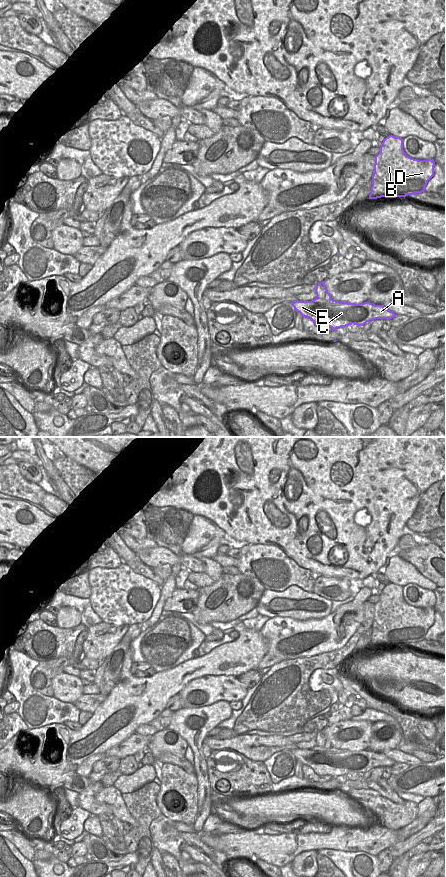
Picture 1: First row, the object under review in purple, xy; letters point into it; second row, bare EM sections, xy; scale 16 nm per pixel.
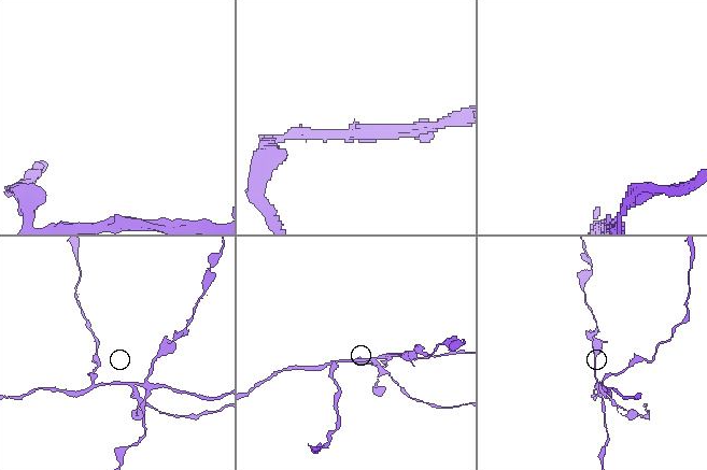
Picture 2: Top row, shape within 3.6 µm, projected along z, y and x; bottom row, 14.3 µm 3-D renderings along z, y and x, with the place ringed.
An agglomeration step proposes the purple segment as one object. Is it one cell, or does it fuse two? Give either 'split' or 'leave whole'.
split

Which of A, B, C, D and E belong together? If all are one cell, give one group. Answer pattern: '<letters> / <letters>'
A C E / B D

